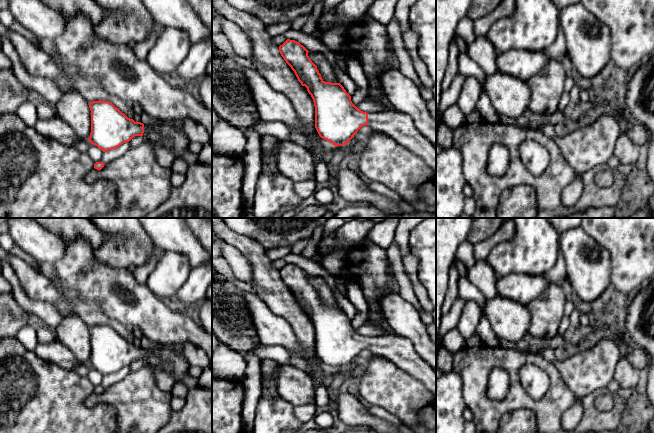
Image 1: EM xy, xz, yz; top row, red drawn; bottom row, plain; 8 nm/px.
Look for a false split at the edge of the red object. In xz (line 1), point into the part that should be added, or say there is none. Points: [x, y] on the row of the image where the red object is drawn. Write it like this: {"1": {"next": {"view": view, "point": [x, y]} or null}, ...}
{"1": {"next": {"view": "xz", "point": [400, 127]}}}

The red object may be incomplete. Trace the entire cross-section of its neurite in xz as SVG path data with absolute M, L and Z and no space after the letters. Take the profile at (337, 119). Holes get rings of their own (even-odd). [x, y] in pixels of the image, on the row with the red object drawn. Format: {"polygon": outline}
{"polygon": "M287 39L279 46L279 52L313 99L315 128L321 138L331 142L335 147L343 146L353 138L362 126L369 125L374 131L391 137L398 144L420 156L436 171L436 148L418 131L411 116L395 110L377 113L361 111L352 103L351 96L340 83L325 82L322 79L317 66L308 56L309 51L295 40Z"}

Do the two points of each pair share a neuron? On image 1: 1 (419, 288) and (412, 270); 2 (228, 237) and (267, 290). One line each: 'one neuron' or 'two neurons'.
1: one neuron
2: one neuron

